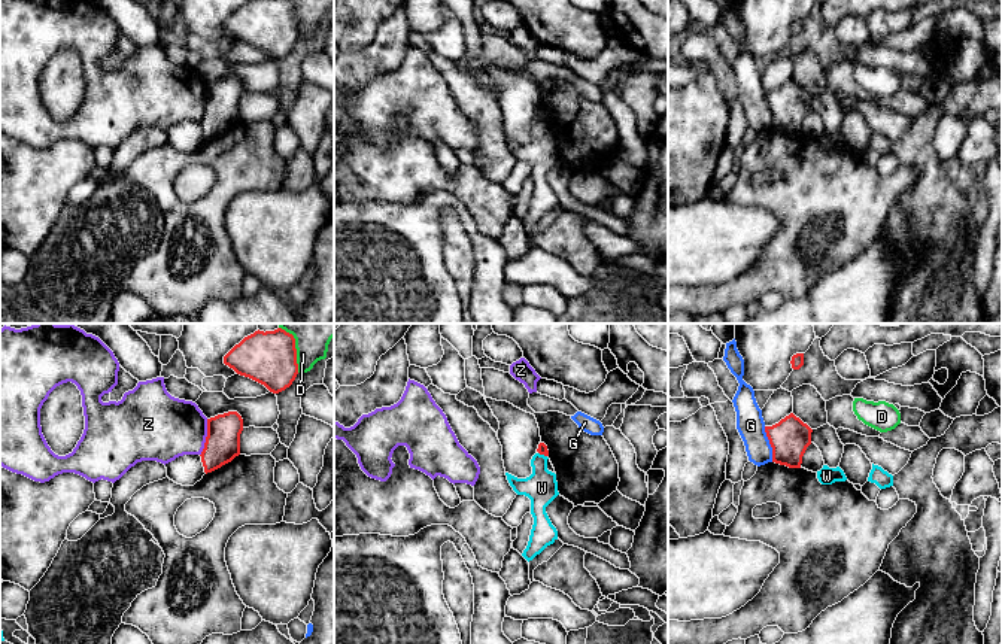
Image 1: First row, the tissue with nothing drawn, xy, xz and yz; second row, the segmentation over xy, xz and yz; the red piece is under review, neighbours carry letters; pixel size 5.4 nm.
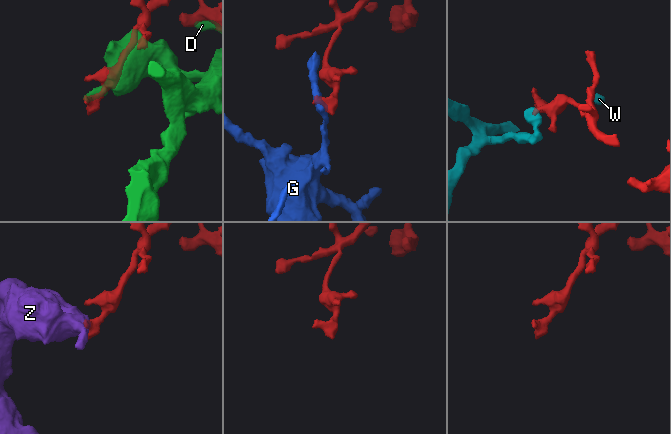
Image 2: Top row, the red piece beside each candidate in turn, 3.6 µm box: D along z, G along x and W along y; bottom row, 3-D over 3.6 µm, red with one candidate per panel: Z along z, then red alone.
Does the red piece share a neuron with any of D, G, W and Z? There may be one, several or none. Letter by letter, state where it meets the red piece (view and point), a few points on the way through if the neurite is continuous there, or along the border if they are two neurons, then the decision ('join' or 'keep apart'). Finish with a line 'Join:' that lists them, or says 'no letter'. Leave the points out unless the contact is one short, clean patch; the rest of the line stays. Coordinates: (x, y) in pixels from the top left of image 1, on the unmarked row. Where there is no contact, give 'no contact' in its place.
D: meets red in xy at (295, 20); keep apart
G: meets red in yz at (770, 109); keep apart
W: meets red in xz at (543, 120); keep apart
Z: meets red in xy at (206, 103); border along xy (208, 85), (208, 102), (200, 121); keep apart
Join: no letter

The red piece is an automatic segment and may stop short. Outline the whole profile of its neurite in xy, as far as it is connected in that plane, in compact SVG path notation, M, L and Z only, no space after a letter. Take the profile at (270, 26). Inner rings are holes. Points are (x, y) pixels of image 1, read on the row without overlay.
M250 0L224 22L224 30L279 60L298 40L295 4L292 0Z

